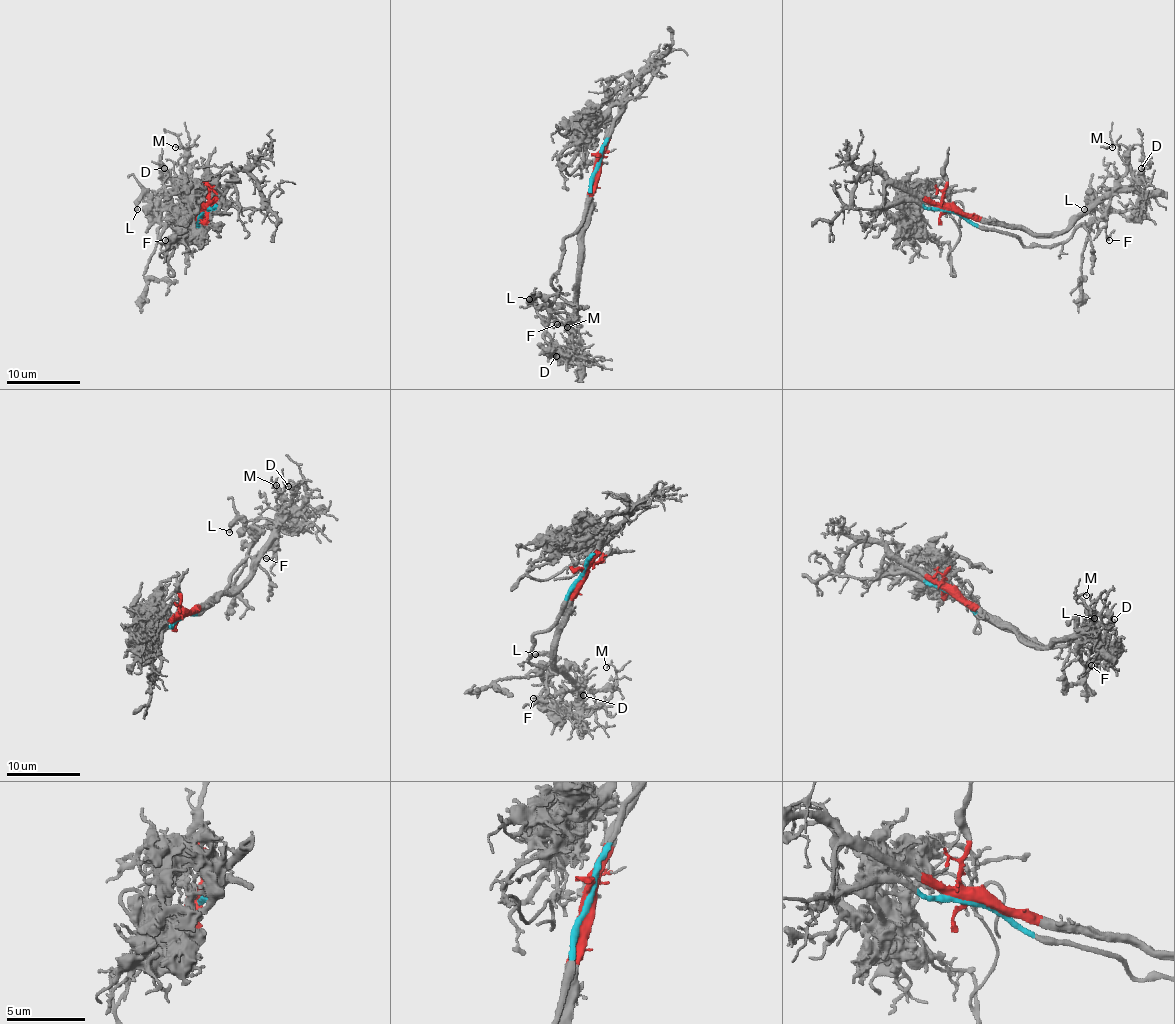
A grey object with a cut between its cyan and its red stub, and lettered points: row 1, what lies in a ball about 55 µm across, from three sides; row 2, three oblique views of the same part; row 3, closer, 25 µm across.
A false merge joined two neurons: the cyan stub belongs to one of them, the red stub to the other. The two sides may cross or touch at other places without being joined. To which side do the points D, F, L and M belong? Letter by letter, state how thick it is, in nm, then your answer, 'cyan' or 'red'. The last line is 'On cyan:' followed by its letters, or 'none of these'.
D: 160 nm thick; red
F: 140 nm thick; red
L: 200 nm thick; cyan
M: 130 nm thick; red
On cyan: L

